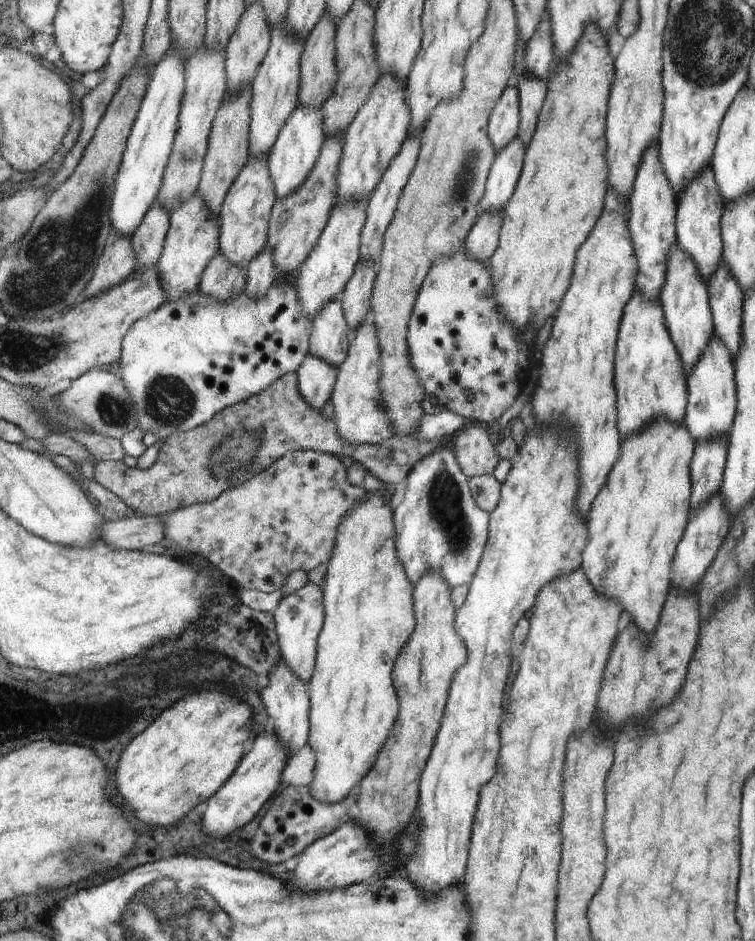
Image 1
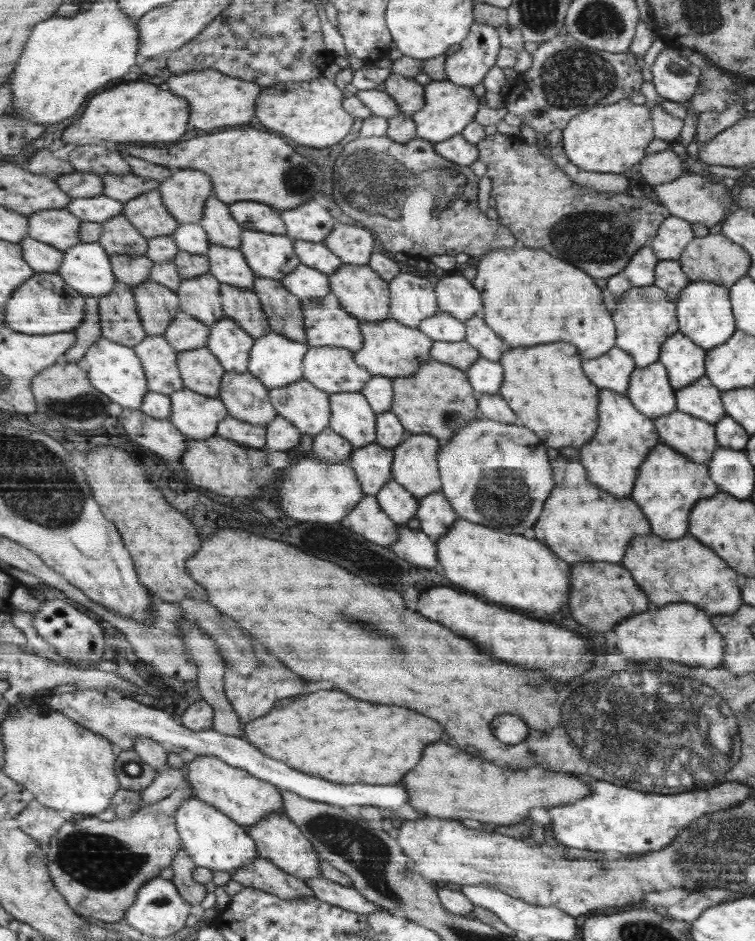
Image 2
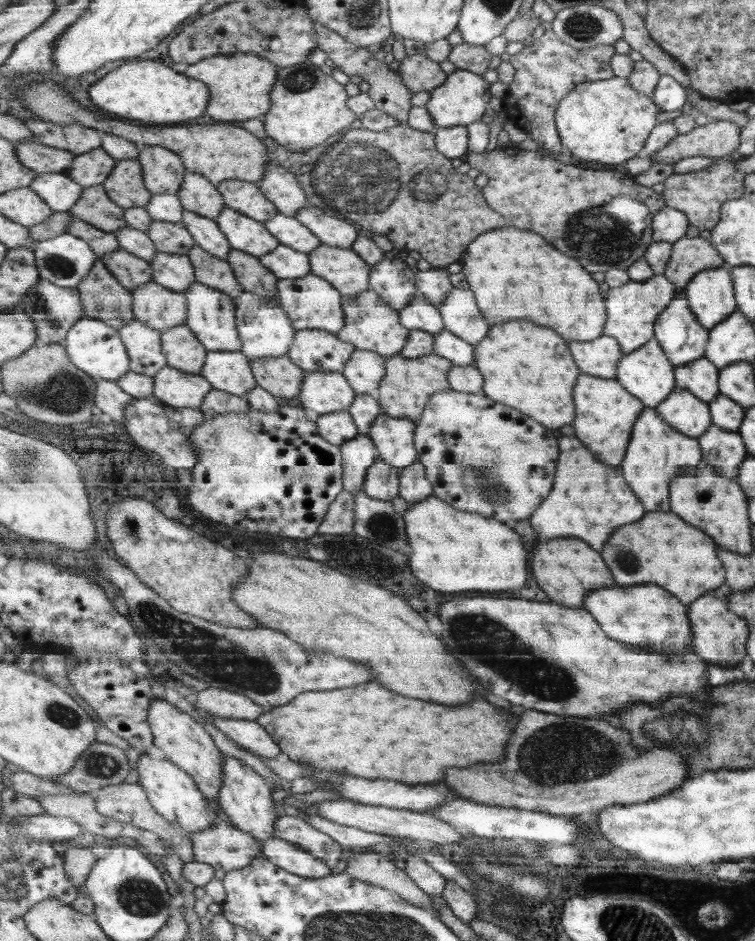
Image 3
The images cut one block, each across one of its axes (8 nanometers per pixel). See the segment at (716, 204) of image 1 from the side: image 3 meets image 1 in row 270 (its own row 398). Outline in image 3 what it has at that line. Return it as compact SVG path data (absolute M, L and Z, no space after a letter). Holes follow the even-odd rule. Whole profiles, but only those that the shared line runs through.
M705 356L688 365L679 366L678 386L697 395L703 402L714 401L720 393L720 368Z

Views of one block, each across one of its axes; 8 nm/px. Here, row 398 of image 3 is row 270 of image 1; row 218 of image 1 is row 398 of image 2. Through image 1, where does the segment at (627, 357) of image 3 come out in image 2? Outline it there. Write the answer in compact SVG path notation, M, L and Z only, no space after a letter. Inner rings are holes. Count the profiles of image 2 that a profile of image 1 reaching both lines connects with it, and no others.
M658 360L634 370L626 396L638 411L655 419L676 410L672 387L666 366Z

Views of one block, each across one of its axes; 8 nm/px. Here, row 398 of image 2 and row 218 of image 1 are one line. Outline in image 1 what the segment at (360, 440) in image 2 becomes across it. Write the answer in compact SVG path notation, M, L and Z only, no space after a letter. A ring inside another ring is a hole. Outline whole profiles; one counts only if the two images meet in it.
M368 197L350 199L338 203L332 212L324 233L321 235L317 247L306 258L300 267L296 280L298 290L298 304L302 306L302 314L312 321L334 298L341 297L350 276L354 274L356 266L361 259L361 231L367 222Z

